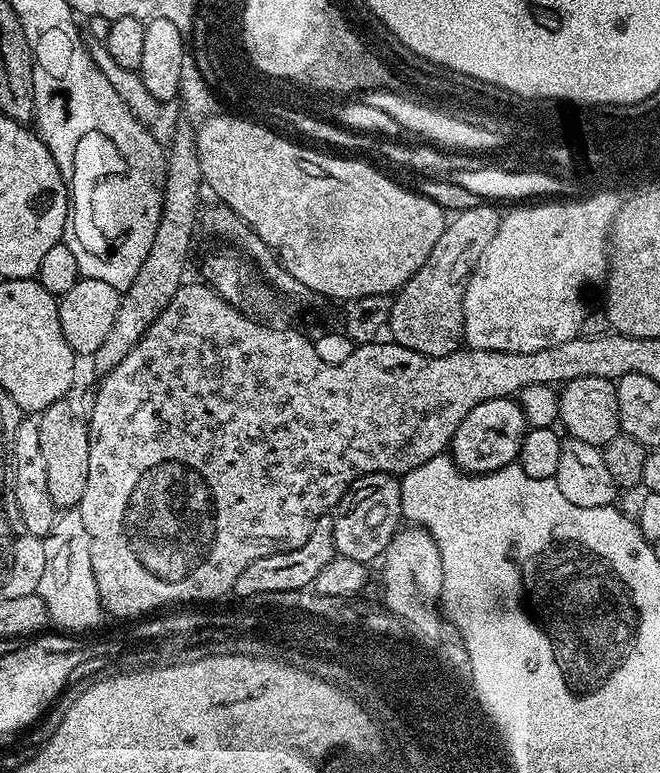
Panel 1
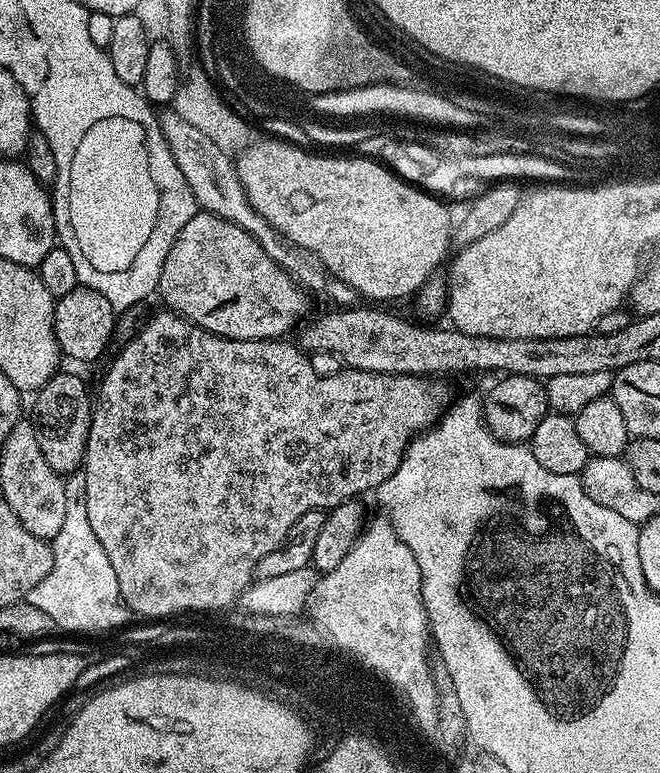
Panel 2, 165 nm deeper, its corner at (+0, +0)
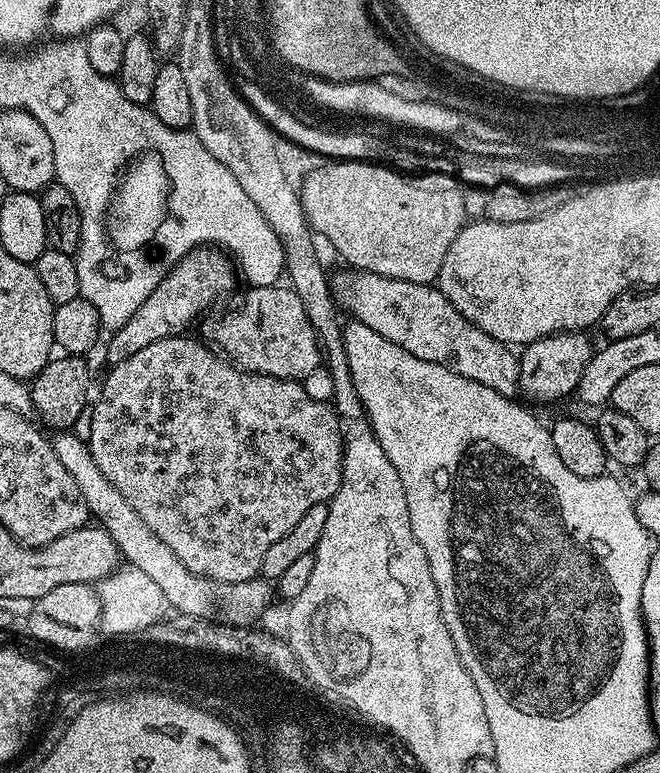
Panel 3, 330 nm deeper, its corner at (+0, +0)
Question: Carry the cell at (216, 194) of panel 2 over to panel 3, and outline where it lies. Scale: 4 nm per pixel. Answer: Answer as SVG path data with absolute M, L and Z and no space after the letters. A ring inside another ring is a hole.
M344 270L340 277L334 280L334 295L339 307L349 313L351 319L362 322L374 330L374 334L382 334L394 346L402 346L414 358L422 358L422 362L434 362L438 366L446 366L446 370L462 374L462 378L470 378L490 390L498 390L498 394L515 397L520 383L520 362L517 353L511 347L486 334L474 322L470 322L460 313L443 294L439 287L432 284L406 282L398 278L390 278L373 272L359 270Z

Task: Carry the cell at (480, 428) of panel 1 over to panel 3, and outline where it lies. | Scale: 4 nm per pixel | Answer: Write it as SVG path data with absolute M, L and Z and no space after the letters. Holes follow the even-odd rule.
M555 332L553 336L535 340L533 344L527 345L518 356L519 391L525 392L532 400L541 400L544 404L571 397L582 378L582 370L586 370L594 351L594 344L586 337L584 332Z

